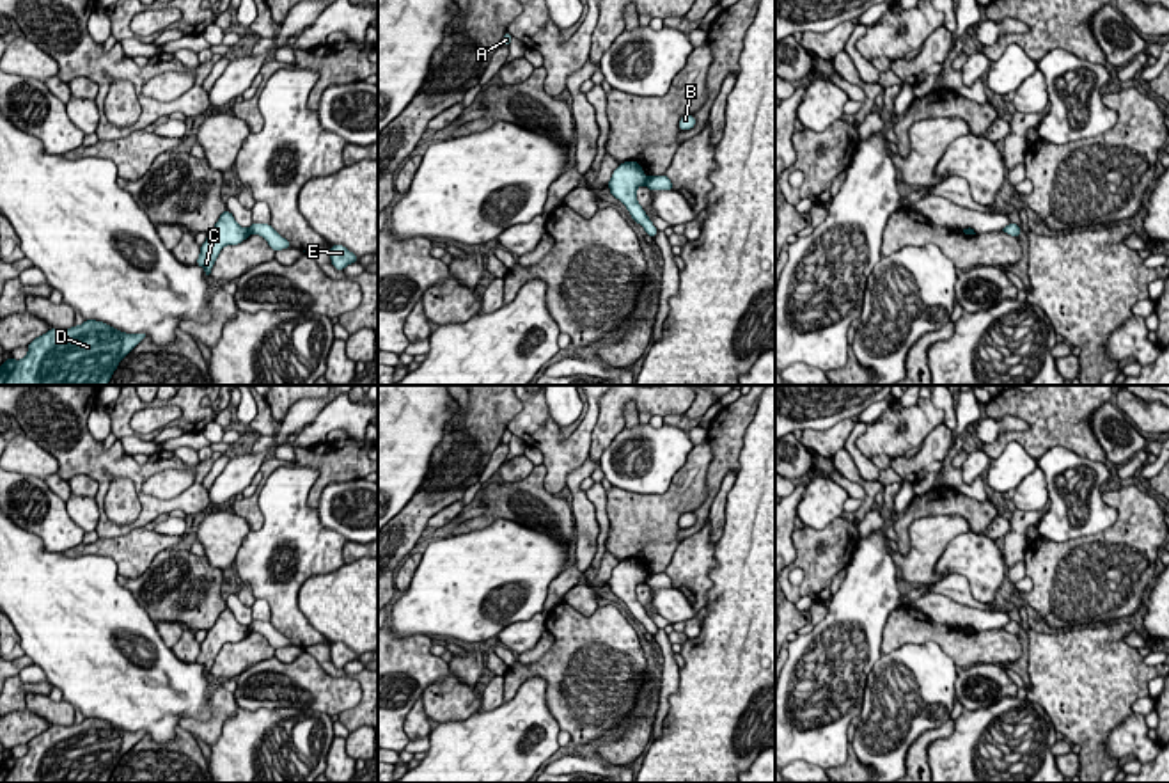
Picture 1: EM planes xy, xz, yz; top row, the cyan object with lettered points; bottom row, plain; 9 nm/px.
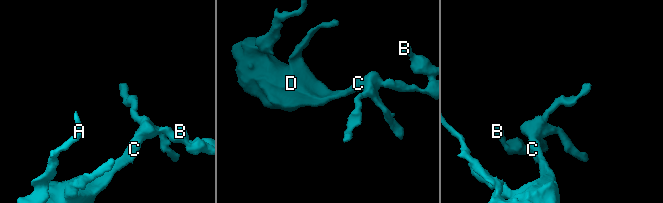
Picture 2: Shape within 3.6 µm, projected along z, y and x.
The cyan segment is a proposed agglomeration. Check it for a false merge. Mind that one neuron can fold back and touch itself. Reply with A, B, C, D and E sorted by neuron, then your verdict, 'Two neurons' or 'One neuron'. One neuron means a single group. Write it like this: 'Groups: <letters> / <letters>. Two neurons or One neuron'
Groups: A C D / B E. Two neurons

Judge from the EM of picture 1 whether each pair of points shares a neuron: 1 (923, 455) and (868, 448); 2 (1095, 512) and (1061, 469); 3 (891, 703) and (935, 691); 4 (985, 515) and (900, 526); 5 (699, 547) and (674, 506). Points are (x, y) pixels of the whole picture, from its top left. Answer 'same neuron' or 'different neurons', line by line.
1: different neurons
2: same neuron
3: same neuron
4: same neuron
5: different neurons

